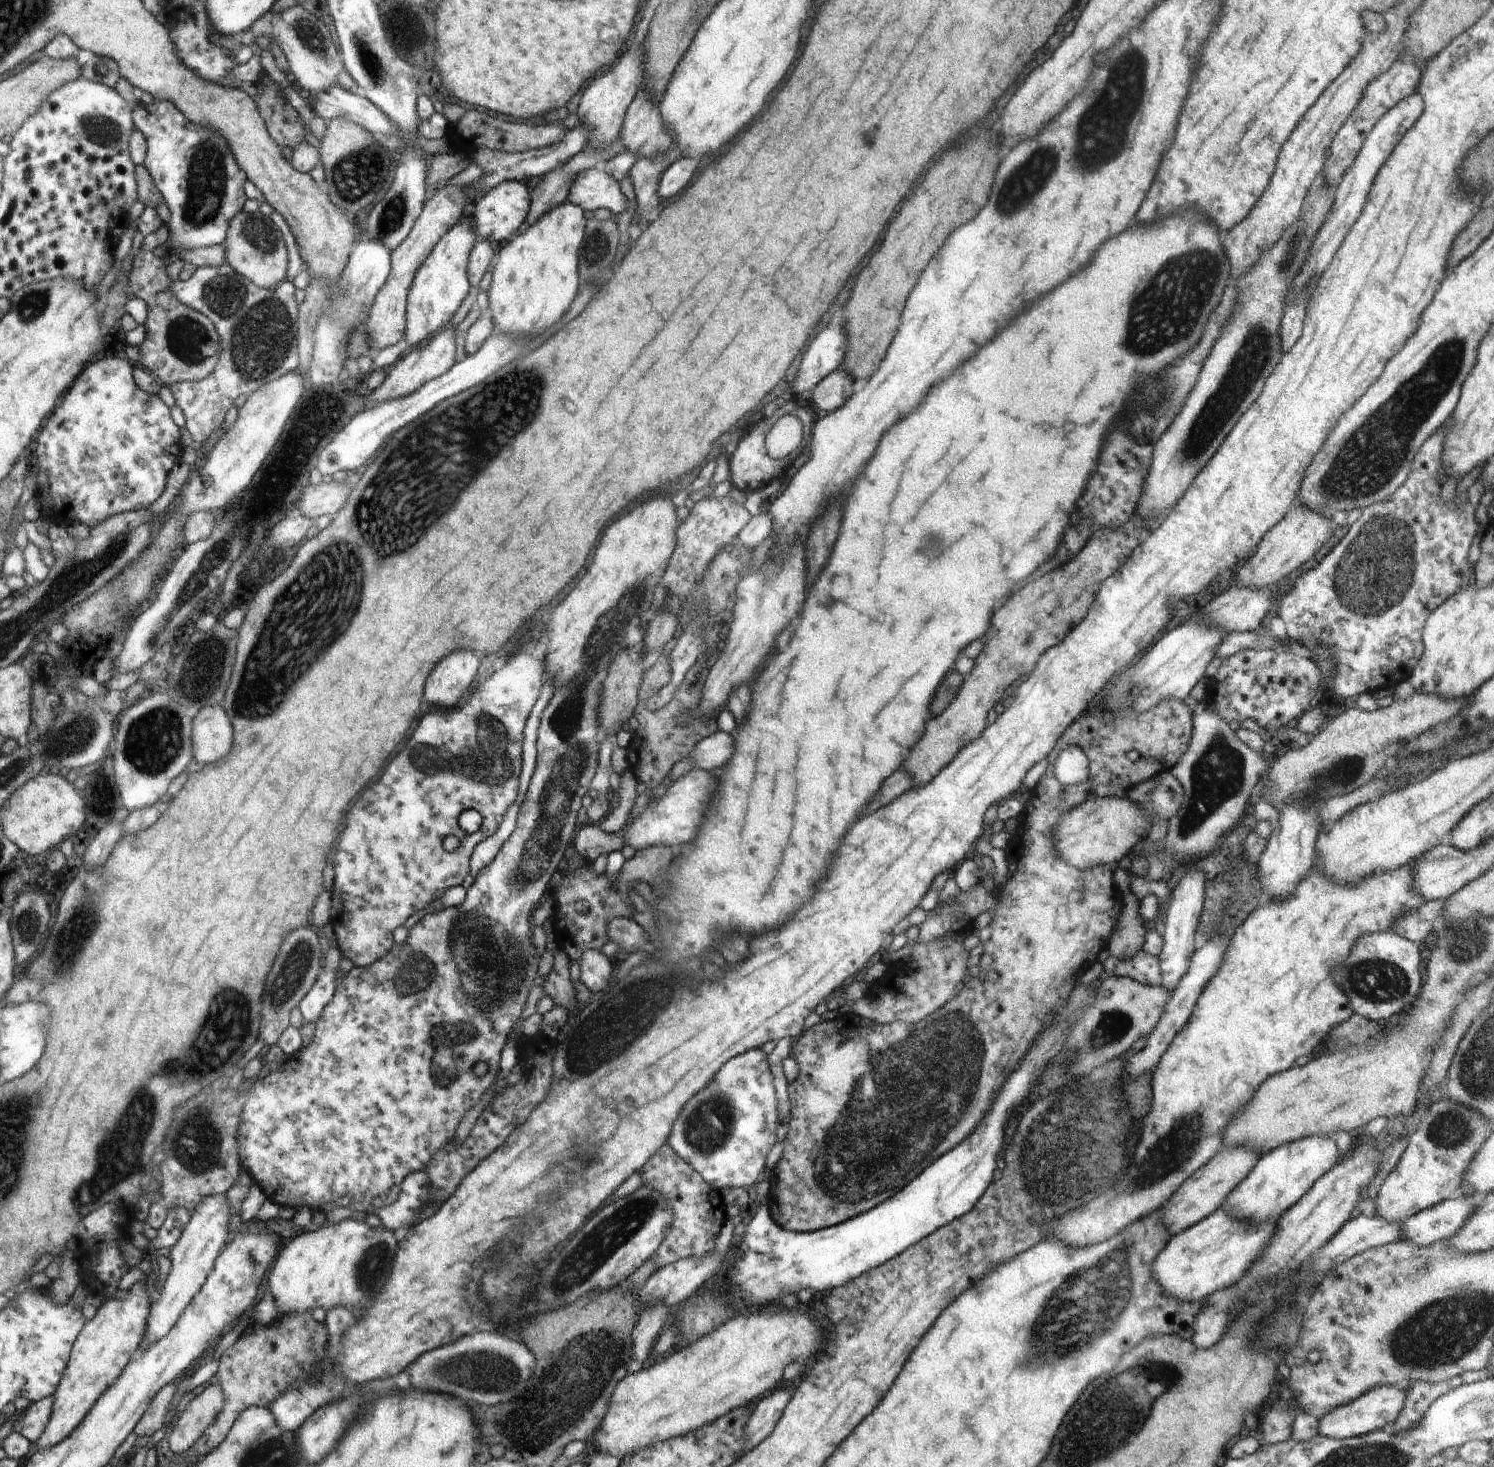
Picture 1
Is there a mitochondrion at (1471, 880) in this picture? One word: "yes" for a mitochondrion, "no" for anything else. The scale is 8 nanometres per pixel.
no

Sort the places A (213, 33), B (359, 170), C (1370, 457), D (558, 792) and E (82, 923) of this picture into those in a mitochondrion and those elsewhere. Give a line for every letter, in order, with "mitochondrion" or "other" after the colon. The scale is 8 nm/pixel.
A: other
B: mitochondrion
C: mitochondrion
D: mitochondrion
E: mitochondrion

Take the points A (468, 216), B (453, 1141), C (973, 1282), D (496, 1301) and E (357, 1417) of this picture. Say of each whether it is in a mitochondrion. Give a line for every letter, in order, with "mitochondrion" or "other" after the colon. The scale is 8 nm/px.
A: other
B: other
C: other
D: other
E: other

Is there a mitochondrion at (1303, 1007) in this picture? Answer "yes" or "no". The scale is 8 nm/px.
no

